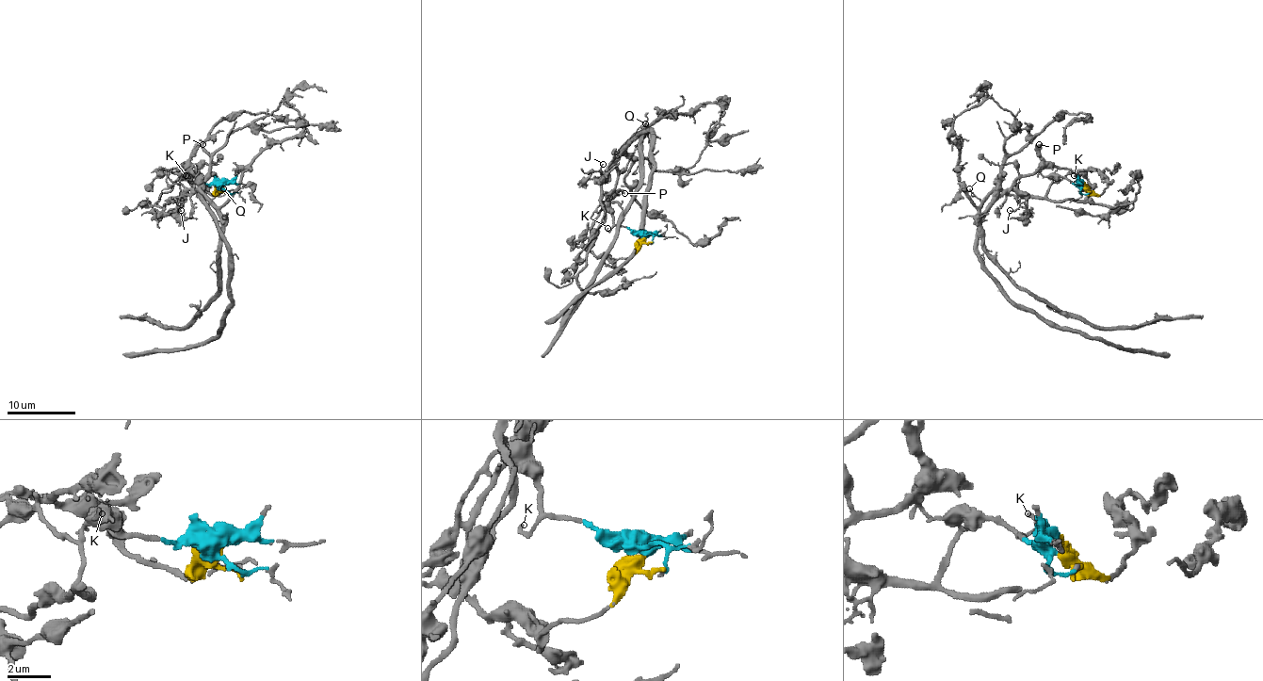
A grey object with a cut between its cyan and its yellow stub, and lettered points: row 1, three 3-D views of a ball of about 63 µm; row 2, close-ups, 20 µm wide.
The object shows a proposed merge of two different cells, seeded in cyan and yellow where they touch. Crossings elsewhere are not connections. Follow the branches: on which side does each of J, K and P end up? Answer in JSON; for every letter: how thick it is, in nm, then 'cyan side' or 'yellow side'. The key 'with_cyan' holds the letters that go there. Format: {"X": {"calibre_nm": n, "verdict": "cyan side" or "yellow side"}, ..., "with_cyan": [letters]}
{"J": {"calibre_nm": 140, "verdict": "cyan side"}, "K": {"calibre_nm": 170, "verdict": "cyan side"}, "P": {"calibre_nm": 190, "verdict": "yellow side"}, "with_cyan": ["J", "K"]}

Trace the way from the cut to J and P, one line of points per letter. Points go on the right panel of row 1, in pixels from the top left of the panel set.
J: (1082, 186), (1056, 176), (1043, 197), (1030, 197), (1017, 209), (1010, 210)
P: (1083, 186), (1097, 195), (1104, 190), (1104, 174), (1093, 170), (1053, 168), (1041, 155), (1039, 144)

